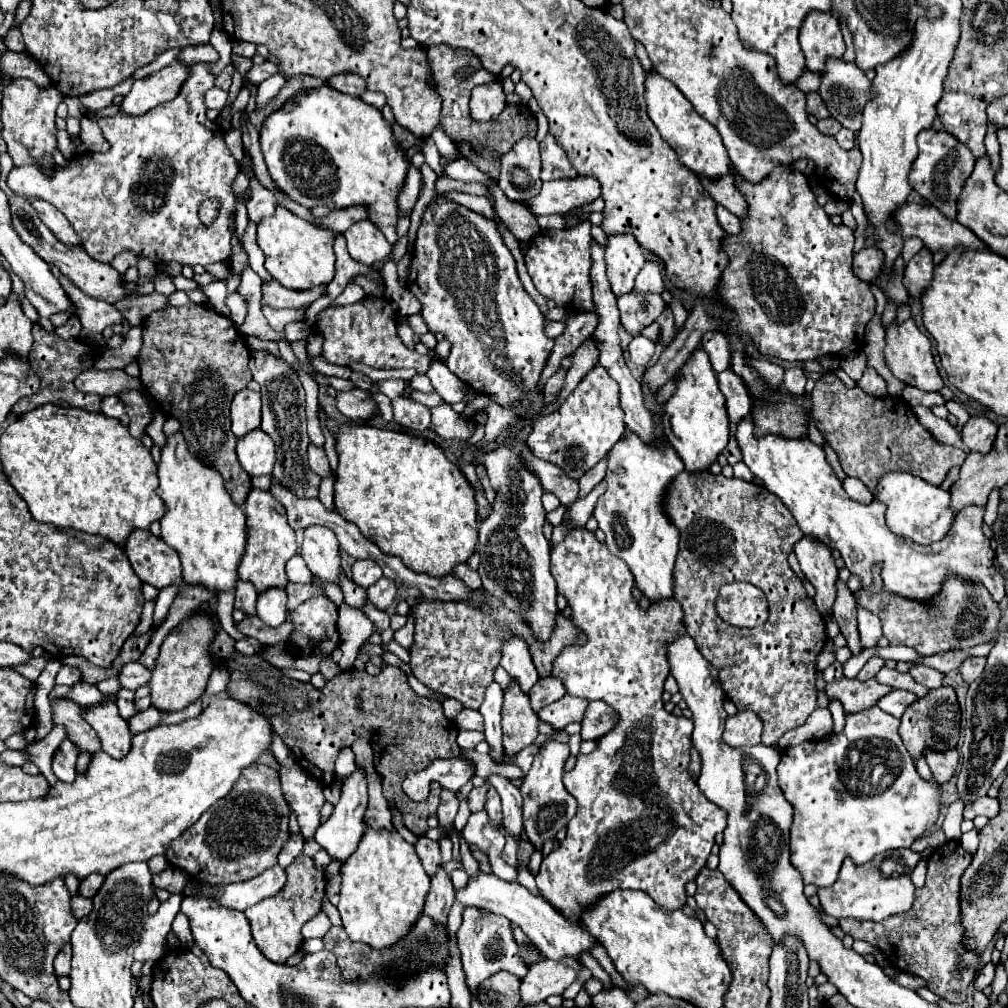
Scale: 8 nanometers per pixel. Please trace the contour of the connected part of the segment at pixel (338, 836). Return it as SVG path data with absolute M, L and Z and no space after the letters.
M356 767L354 773L350 773L348 777L336 777L336 781L342 787L342 795L340 801L334 807L334 813L316 829L314 839L330 853L332 859L348 859L352 855L352 851L356 849L362 833L364 833L364 813L368 807L368 781L366 775L362 771L362 767Z

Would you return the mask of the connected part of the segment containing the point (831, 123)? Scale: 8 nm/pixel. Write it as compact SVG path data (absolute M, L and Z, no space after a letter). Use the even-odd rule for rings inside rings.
M828 117L828 119L824 119L824 121L818 121L816 127L818 127L822 133L826 133L826 135L836 135L836 133L842 129L840 121L836 121L834 117Z

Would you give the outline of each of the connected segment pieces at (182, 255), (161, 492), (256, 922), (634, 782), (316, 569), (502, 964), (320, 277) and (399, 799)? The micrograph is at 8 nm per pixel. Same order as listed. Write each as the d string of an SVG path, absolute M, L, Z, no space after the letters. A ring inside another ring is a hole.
M196 63L192 65L192 75L186 79L176 99L158 105L142 117L112 115L96 119L98 127L104 131L110 143L108 153L76 155L72 161L68 161L66 167L54 165L50 173L42 171L40 165L14 167L8 173L6 183L18 195L38 195L60 209L74 227L88 255L102 263L110 263L122 251L132 251L136 257L150 259L154 265L168 265L176 261L180 265L206 267L226 261L230 255L232 237L228 215L234 211L236 203L230 183L240 169L236 159L224 145L224 129L220 125L214 125L206 117L204 93L212 89L212 85L214 77L208 73L206 63ZM208 199L220 201L220 213L214 225L204 227L198 217L198 207Z
M182 433L170 435L166 447L162 449L162 461L158 465L158 479L160 487L156 489L158 497L166 505L166 513L160 519L162 525L162 539L178 551L182 561L182 581L186 585L200 585L214 593L234 591L238 581L238 565L246 553L246 517L238 505L230 499L224 481L216 469L202 465L194 455L190 455Z
M304 853L298 855L290 867L286 867L286 885L284 889L280 889L280 893L276 893L274 897L268 897L260 903L256 903L254 907L250 907L248 911L244 911L246 919L250 921L252 927L252 937L254 943L258 945L258 949L264 953L264 957L268 957L274 963L284 963L288 957L292 957L294 953L300 951L302 947L302 925L306 921L310 921L314 915L320 913L322 905L322 895L324 895L324 881L318 881L318 871L314 867L314 861L310 857L306 857Z
M584 527L582 529L574 529L566 535L566 539L562 543L556 543L552 545L552 575L558 583L558 593L564 595L568 599L568 605L572 609L572 623L576 625L576 629L586 637L586 643L582 645L566 645L564 651L556 657L554 661L554 669L552 669L552 675L558 677L564 687L566 687L566 693L568 695L576 695L580 699L586 699L586 701L592 701L592 699L600 699L600 701L606 701L618 715L618 723L616 727L606 733L602 739L598 739L598 747L588 753L588 755L578 755L578 761L576 761L576 767L572 771L566 771L564 773L564 787L576 797L578 801L578 811L574 815L574 819L570 819L568 823L568 833L566 833L566 839L560 843L560 847L556 851L552 851L548 857L544 857L542 865L540 865L540 871L536 875L536 883L538 883L538 889L540 893L552 903L554 909L558 909L566 919L570 921L580 921L580 915L582 911L592 905L598 897L610 893L612 889L642 889L646 891L660 907L666 907L666 909L680 909L684 903L686 903L686 893L684 893L684 885L692 879L696 879L696 875L700 873L700 869L706 865L706 859L710 855L710 849L714 845L714 837L718 831L722 831L726 827L726 813L724 809L712 805L708 799L704 799L704 795L700 793L696 781L690 779L688 775L688 761L690 761L690 749L692 749L692 719L686 719L686 717L676 717L672 713L668 713L664 709L664 701L662 701L662 685L666 681L666 677L670 675L670 667L668 667L668 661L666 661L666 645L672 641L672 637L676 637L678 633L684 633L684 623L682 623L682 607L678 605L676 599L666 599L666 601L656 601L652 603L648 609L642 609L638 605L638 601L634 599L632 595L632 589L634 589L634 579L632 579L632 573L628 569L628 565L624 561L620 561L620 557L612 555L606 547L606 543L600 543L596 541L594 533L586 531Z
M310 525L308 529L304 529L300 555L304 557L312 575L336 583L340 569L340 555L338 555L338 541L332 529L322 525Z
M464 909L462 925L456 933L458 949L462 953L466 983L472 991L472 997L476 995L478 985L496 971L510 971L516 977L524 977L528 971L528 967L524 965L524 961L518 955L518 945L516 945L514 933L512 933L512 923L508 919L500 919L500 915L496 915L496 913L488 913L488 911L478 911L478 913L480 915L476 915L476 909Z
M276 205L276 213L258 223L258 245L266 255L266 271L286 289L304 291L330 283L334 277L334 233L296 217L282 205Z
M202 603L202 607L198 607L194 613L206 613L214 623L216 635L210 645L210 657L212 657L212 665L226 667L228 671L232 671L226 693L232 699L250 703L252 707L256 707L258 703L272 703L284 707L290 713L290 721L276 717L272 723L274 723L274 731L296 753L298 765L302 769L306 769L320 783L330 785L334 781L334 761L338 749L352 745L352 741L358 735L364 735L372 741L372 745L384 747L380 761L374 763L376 771L382 777L384 797L396 803L396 807L404 815L404 825L414 835L422 835L428 829L426 821L430 815L436 813L438 797L442 791L440 785L432 783L430 797L426 801L414 803L402 791L402 781L410 771L422 771L430 765L430 761L438 757L446 759L460 755L460 747L456 743L456 735L458 735L456 723L448 719L446 725L442 703L416 695L408 685L408 677L398 667L392 665L384 665L382 673L378 675L370 675L366 671L356 671L356 669L342 671L334 679L326 681L326 687L318 691L310 683L302 683L286 677L278 667L268 663L258 653L256 655L238 653L234 647L236 641L222 629L210 603ZM356 697L362 699L362 713L354 709Z

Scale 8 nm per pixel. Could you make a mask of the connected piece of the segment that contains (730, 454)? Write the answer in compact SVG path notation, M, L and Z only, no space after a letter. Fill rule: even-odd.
M732 427L732 433L730 433L730 443L728 443L728 447L724 449L724 455L726 455L726 459L728 459L730 465L742 461L742 453L740 453L738 443L736 443L736 439L734 439L734 427Z

